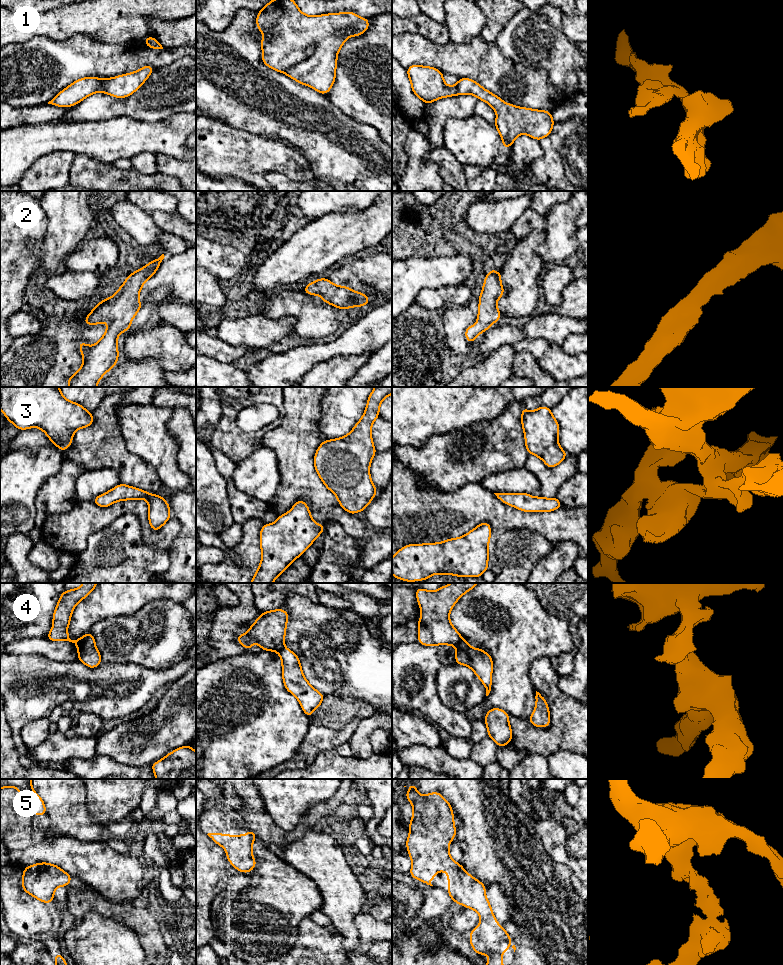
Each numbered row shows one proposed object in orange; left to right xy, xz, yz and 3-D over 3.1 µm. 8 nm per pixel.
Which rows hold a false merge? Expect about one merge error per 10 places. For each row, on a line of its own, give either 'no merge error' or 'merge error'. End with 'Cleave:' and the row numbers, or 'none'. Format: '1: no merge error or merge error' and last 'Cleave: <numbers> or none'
1: no merge error
2: no merge error
3: no merge error
4: merge error
5: no merge error
Cleave: 4

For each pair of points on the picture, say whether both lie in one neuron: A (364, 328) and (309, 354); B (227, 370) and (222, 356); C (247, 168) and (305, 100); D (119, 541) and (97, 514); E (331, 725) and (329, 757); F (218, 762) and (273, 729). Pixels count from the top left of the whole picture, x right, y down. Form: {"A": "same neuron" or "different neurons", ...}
{"A": "same neuron", "B": "different neurons", "C": "different neurons", "D": "different neurons", "E": "different neurons", "F": "same neuron"}

